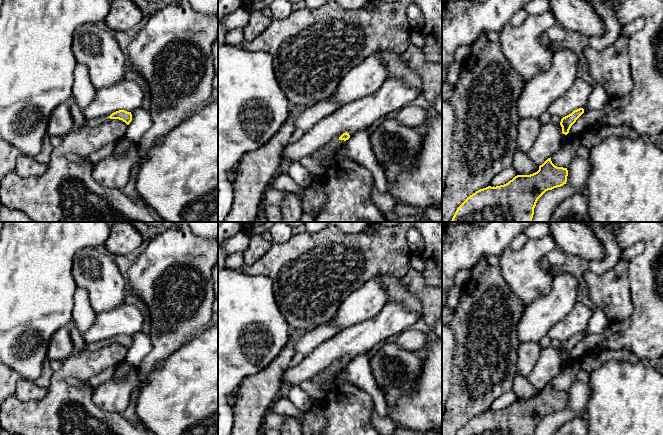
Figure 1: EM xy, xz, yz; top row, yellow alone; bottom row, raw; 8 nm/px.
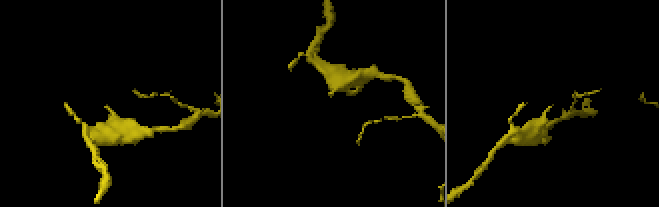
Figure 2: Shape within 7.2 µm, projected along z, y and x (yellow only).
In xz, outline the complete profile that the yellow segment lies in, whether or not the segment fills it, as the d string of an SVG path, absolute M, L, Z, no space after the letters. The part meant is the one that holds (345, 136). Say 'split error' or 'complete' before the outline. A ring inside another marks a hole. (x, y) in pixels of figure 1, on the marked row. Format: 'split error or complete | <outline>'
split error | M345 132L338 139L336 139L331 146L323 148L313 155L306 156L300 160L300 164L309 172L313 181L319 179L322 176L323 169L321 164L324 159L328 157L333 151L335 151L339 146L346 144L349 138L349 133Z

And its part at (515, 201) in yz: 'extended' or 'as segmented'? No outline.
as segmented

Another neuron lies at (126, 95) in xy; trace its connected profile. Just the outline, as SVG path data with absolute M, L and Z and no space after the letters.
M122 80L108 88L96 90L91 104L84 110L86 119L103 117L107 119L112 113L125 110L133 112L142 108L144 95L139 85L134 81Z

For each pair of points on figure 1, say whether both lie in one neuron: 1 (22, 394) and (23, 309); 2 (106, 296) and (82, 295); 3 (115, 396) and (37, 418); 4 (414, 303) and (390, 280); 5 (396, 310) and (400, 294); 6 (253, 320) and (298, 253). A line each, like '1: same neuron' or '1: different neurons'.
1: different neurons
2: different neurons
3: different neurons
4: same neuron
5: different neurons
6: different neurons

